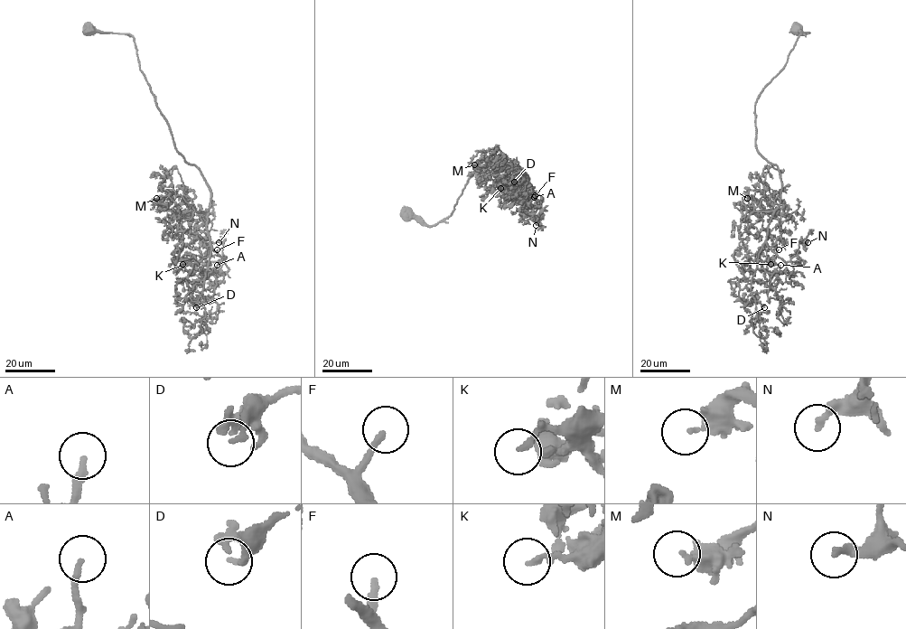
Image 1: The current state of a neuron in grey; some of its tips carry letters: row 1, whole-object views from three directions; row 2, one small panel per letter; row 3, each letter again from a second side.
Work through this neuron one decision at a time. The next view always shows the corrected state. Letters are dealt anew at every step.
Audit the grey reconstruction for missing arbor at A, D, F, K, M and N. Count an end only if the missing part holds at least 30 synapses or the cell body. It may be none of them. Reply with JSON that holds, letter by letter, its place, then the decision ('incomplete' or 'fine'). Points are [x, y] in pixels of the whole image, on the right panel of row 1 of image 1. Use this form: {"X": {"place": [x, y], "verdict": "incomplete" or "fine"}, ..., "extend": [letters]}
{"A": {"place": [780, 265], "verdict": "incomplete"}, "D": {"place": [764, 307], "verdict": "incomplete"}, "F": {"place": [779, 249], "verdict": "incomplete"}, "K": {"place": [770, 264], "verdict": "fine"}, "M": {"place": [747, 198], "verdict": "fine"}, "N": {"place": [807, 242], "verdict": "fine"}, "extend": ["A", "D", "F"]}

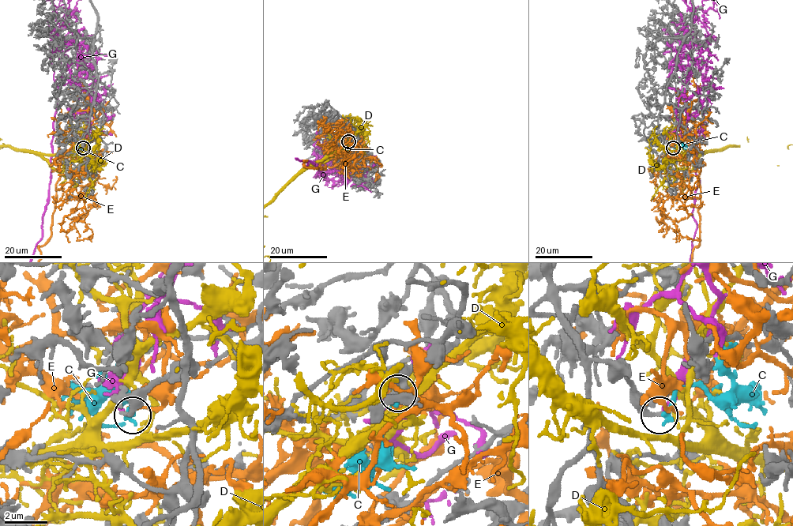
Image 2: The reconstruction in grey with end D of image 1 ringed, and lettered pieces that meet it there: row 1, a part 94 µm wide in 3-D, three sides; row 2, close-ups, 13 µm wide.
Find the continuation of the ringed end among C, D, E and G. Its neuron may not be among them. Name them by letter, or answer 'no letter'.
C

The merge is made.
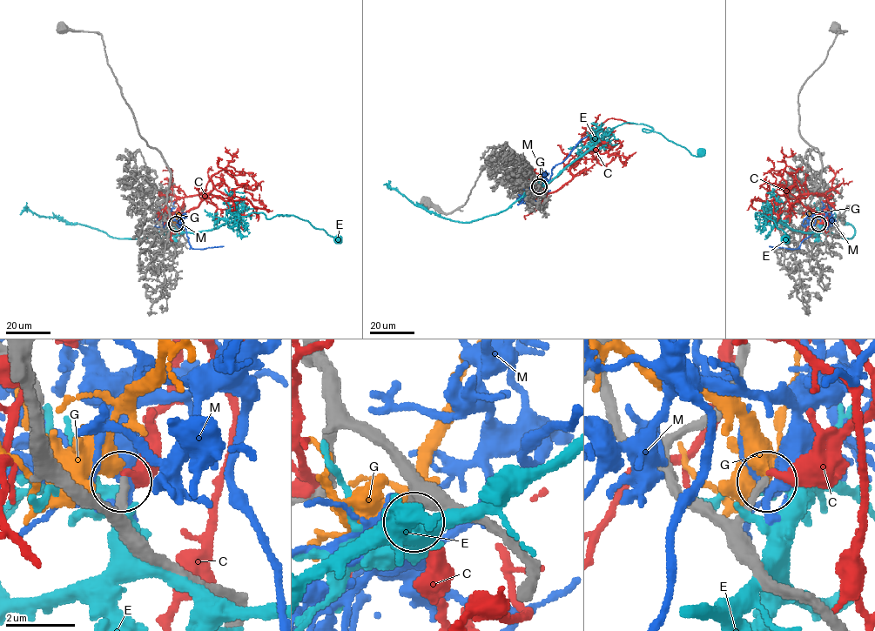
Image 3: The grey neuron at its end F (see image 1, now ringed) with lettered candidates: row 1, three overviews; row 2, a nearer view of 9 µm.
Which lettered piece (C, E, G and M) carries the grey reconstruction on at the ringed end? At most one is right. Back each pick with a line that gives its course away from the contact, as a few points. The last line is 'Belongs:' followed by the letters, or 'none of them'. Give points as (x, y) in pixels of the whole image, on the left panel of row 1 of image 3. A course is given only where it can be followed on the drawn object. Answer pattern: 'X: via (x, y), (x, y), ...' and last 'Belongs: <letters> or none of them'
Belongs: none of them

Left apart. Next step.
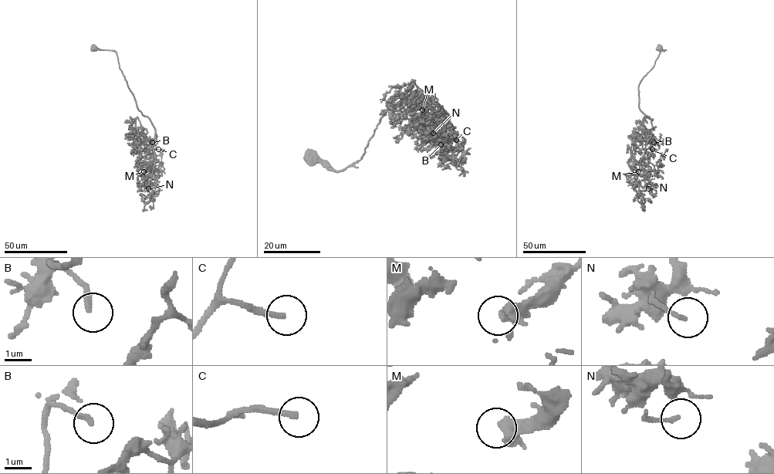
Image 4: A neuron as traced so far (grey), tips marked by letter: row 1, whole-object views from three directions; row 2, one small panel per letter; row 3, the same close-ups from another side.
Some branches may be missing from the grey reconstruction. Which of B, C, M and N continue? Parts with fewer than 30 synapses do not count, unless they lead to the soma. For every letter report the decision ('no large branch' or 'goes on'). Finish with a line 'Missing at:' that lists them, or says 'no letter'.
B: goes on
C: goes on
M: goes on
N: no large branch
Missing at: B, C, M

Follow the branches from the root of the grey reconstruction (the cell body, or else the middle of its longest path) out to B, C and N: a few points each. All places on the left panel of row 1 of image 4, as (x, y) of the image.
B: (94, 48), (116, 52), (119, 68), (136, 108), (154, 128), (155, 158), (152, 142)
C: (94, 48), (116, 52), (119, 68), (136, 108), (154, 128), (155, 158), (153, 151), (158, 149)
N: (94, 48), (116, 52), (119, 68), (136, 108), (154, 128), (155, 160), (152, 184), (148, 188)

